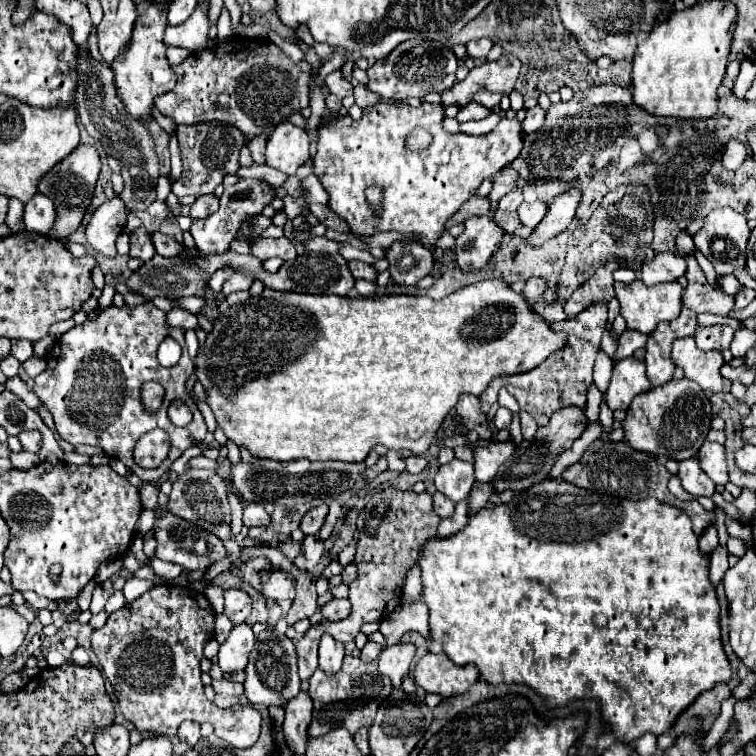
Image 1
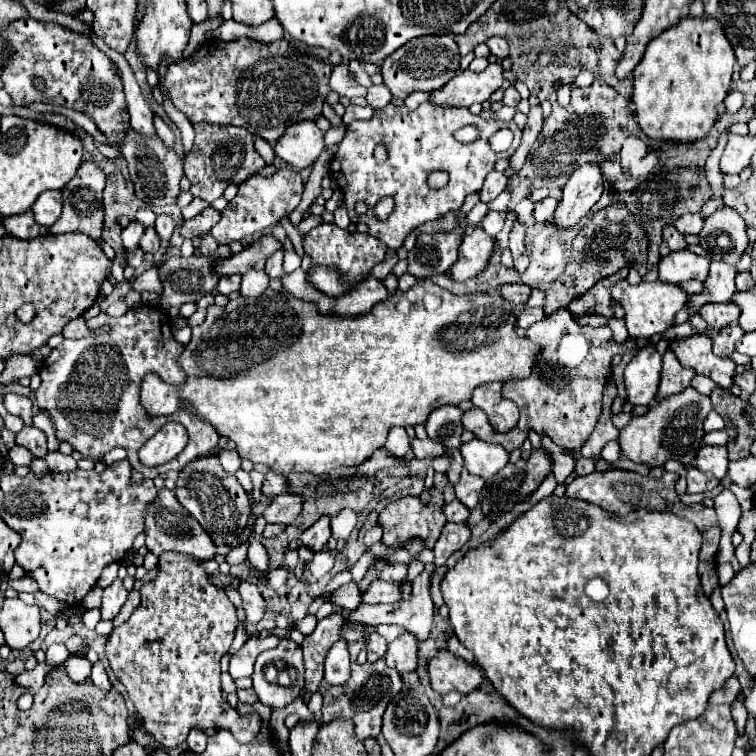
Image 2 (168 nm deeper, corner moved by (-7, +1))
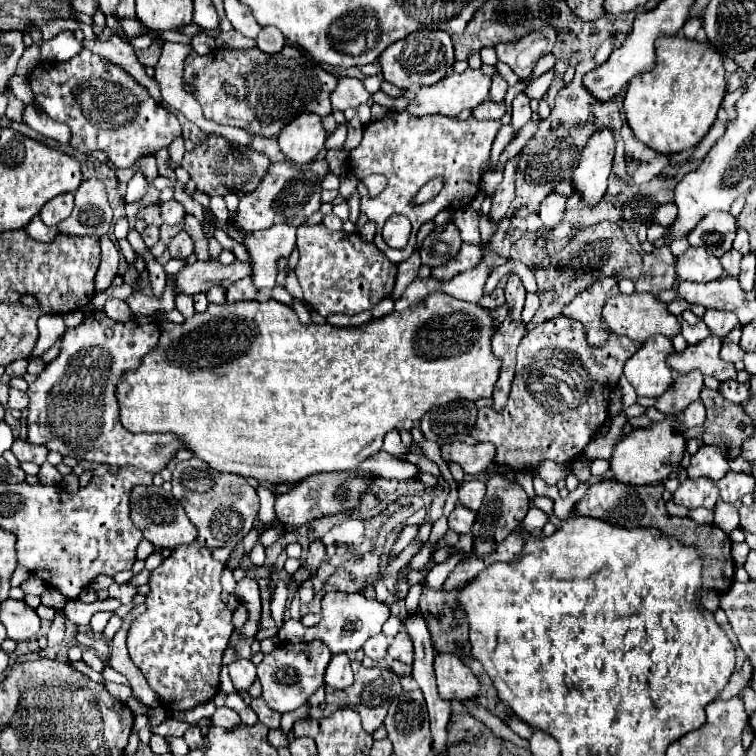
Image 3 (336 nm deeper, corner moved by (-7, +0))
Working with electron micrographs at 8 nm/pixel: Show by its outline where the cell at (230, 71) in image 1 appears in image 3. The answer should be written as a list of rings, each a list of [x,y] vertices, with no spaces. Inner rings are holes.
[[[285,45],[281,53],[277,55],[267,55],[263,51],[255,49],[227,49],[219,47],[209,51],[207,55],[189,55],[185,59],[185,73],[183,81],[187,87],[191,87],[193,97],[199,101],[203,107],[203,115],[209,121],[215,121],[219,125],[231,125],[231,127],[241,127],[253,135],[261,137],[277,137],[279,131],[289,125],[293,119],[297,119],[303,111],[311,111],[319,117],[327,117],[331,113],[331,101],[329,95],[337,83],[335,75],[325,71],[317,61],[301,53],[297,47]],[[227,85],[235,87],[237,93],[229,95]]]

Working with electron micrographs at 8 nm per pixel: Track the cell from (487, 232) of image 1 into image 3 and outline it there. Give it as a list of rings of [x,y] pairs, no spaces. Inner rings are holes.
[[[463,243],[461,249],[459,249],[459,253],[455,255],[455,259],[449,261],[449,263],[445,263],[445,265],[441,265],[441,267],[431,269],[431,275],[435,279],[441,279],[441,281],[445,279],[447,281],[447,279],[453,279],[455,275],[459,275],[459,273],[463,273],[467,269],[473,269],[475,265],[481,263],[481,259],[483,259],[481,245]]]

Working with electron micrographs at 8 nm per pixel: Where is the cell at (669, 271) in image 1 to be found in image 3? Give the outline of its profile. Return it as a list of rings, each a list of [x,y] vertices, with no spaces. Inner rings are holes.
[[[689,247],[685,253],[675,257],[675,271],[679,281],[709,283],[721,279],[723,267],[715,255],[709,255],[703,247]]]

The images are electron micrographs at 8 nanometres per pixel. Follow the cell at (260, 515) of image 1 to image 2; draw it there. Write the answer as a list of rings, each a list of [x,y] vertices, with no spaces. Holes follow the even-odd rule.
[[[281,494],[265,508],[263,518],[267,522],[281,522],[291,524],[303,512],[303,498],[297,494]]]

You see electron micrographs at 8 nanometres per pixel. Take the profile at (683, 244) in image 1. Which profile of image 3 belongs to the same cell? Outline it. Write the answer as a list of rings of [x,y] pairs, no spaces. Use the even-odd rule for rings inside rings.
[[[667,203],[667,205],[661,205],[661,209],[653,215],[653,223],[659,223],[663,227],[669,227],[673,225],[677,219],[677,207],[673,203]]]

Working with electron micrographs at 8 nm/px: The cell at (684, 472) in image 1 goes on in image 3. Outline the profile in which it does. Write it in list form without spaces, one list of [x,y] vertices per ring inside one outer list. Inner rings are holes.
[[[709,477],[701,479],[685,479],[679,489],[673,493],[673,501],[677,505],[685,505],[687,509],[695,507],[713,507],[719,499],[719,491],[715,481]]]

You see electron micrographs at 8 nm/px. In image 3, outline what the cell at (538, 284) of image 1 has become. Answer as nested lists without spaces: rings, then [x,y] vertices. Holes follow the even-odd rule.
[[[497,289],[497,291],[493,291],[491,295],[485,295],[485,297],[481,297],[477,303],[481,305],[481,307],[485,307],[485,309],[497,309],[501,303],[505,301],[505,297],[503,297],[503,291],[501,289]]]

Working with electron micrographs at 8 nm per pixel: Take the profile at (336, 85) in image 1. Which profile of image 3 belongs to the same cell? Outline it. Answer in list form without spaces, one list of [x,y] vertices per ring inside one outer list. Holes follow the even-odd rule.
[[[339,77],[335,91],[331,93],[331,105],[333,109],[347,109],[347,107],[359,107],[365,103],[371,95],[365,91],[363,83],[353,77]]]

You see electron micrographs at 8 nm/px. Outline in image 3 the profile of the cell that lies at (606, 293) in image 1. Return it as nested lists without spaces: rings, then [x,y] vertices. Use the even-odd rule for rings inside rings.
[[[605,277],[599,279],[597,283],[593,283],[591,289],[583,291],[581,295],[577,295],[577,299],[573,299],[573,303],[569,303],[563,313],[571,319],[577,319],[585,325],[587,337],[591,341],[605,341],[607,335],[603,331],[603,315],[601,309],[607,301],[607,295],[611,291],[611,287],[617,285],[615,277]]]

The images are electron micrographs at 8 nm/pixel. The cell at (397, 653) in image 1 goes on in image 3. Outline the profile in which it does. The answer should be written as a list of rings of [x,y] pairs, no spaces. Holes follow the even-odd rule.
[[[399,631],[395,635],[395,639],[391,641],[391,645],[387,649],[387,655],[405,665],[413,663],[413,643],[409,643],[409,635],[405,635],[405,631]]]

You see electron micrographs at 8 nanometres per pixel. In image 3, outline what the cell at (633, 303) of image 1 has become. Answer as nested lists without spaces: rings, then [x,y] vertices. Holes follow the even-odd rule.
[[[637,291],[633,295],[619,293],[611,299],[607,299],[607,303],[603,307],[603,319],[605,319],[605,331],[625,335],[625,337],[629,337],[637,343],[643,343],[653,335],[675,337],[681,331],[681,325],[679,325],[677,317],[653,293],[637,293]]]

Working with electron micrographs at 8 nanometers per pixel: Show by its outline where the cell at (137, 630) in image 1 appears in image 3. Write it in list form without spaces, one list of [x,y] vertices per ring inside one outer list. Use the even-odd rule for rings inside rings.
[[[193,543],[189,547],[177,547],[167,559],[149,575],[149,593],[145,595],[147,611],[139,615],[127,633],[127,649],[133,665],[145,675],[153,693],[159,695],[159,701],[165,709],[173,713],[191,711],[197,705],[211,701],[219,691],[219,671],[221,657],[229,645],[229,637],[235,631],[233,611],[221,601],[221,571],[225,563],[219,563],[211,557],[207,547]]]

